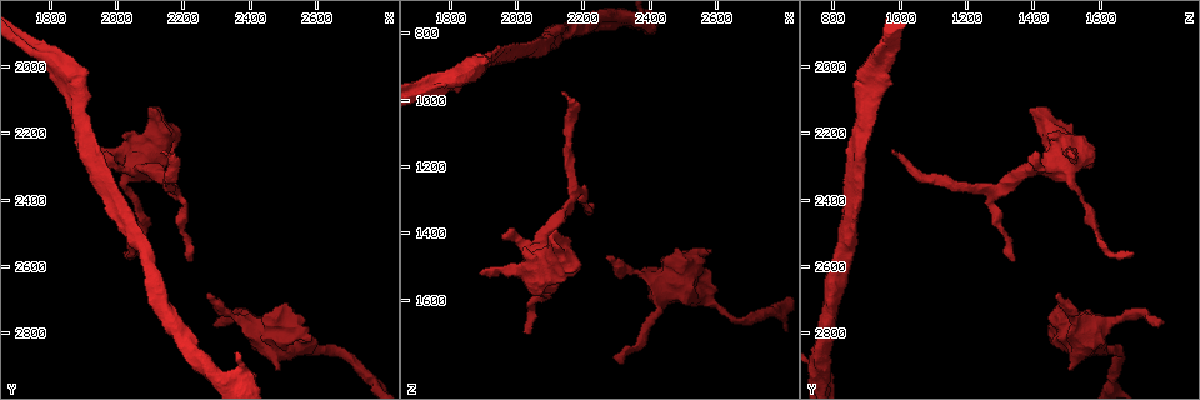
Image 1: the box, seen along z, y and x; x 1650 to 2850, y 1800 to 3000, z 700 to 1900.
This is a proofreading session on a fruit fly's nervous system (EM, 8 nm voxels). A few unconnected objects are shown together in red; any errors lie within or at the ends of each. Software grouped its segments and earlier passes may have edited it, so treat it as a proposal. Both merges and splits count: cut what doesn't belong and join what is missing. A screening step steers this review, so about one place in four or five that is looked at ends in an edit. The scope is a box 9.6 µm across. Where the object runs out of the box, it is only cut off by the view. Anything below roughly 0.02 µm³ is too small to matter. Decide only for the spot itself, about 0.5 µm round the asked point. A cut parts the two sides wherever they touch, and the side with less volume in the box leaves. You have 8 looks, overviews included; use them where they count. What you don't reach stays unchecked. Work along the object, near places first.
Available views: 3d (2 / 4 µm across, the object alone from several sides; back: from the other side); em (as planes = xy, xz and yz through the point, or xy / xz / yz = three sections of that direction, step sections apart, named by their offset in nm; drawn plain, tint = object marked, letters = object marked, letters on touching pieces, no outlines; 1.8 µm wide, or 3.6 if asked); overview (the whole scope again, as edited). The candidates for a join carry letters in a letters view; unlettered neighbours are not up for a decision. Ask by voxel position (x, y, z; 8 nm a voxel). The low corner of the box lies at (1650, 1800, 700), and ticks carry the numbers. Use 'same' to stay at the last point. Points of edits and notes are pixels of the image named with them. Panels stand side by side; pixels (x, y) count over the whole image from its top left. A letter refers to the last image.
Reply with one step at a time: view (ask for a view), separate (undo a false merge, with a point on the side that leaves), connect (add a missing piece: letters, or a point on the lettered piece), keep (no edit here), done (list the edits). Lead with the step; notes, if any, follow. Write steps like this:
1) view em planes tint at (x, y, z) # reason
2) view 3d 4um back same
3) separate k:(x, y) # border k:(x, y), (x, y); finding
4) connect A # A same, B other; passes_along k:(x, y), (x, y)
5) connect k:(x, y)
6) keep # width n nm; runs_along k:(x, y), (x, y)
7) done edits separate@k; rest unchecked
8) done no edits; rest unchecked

view em 3.6um planes letters at (2470, 2910, 1510) # free end

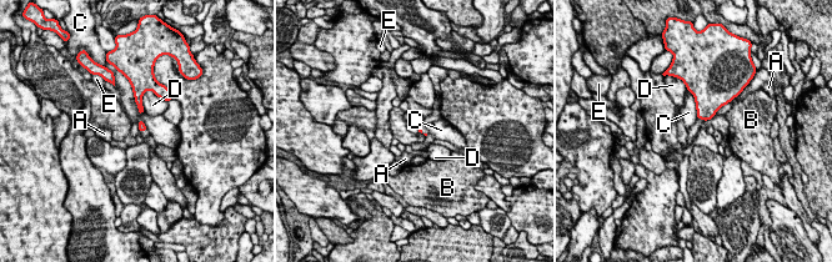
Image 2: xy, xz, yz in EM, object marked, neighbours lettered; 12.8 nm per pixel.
keep # longest_contact C 360 nm; A other, B other, C other, D other, E other; border 2:(131, 89), (140, 114); no lettered piece goes on from it

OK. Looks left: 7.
view em planes letters at (2300, 2770, 1760)

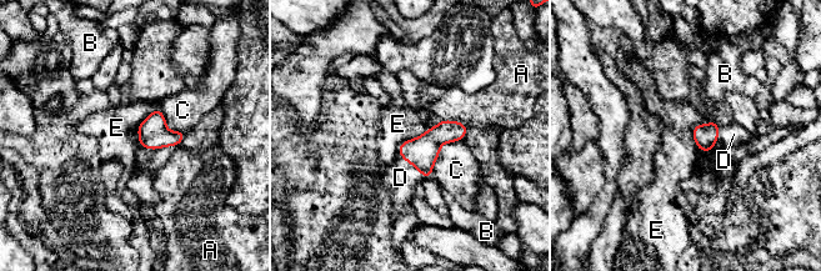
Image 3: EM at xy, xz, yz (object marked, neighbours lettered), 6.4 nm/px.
connect D # width 150 nm; A other, B other, C other, D same, E other; passes_along 3:(422, 151), (412, 165), (400, 177); it goes on there

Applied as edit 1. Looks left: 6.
view overview

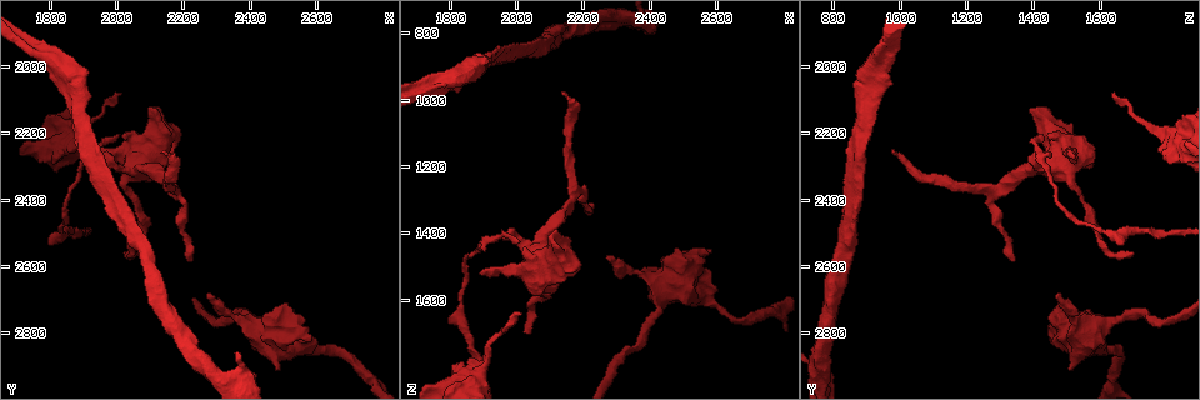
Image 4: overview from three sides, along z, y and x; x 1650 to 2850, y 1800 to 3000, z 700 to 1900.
view 3d 4um at (2020, 2560, 1700)

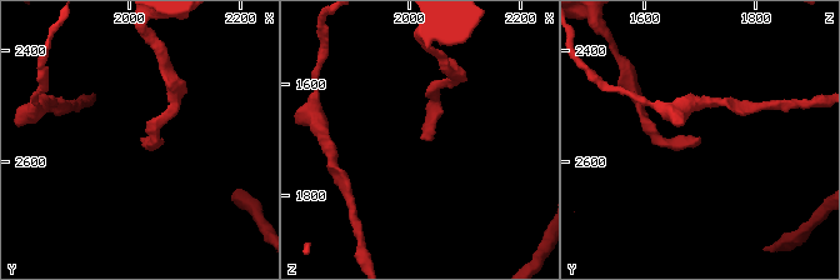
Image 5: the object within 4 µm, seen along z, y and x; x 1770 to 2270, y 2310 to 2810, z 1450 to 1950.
view em planes tint at (2020, 2560, 1695)

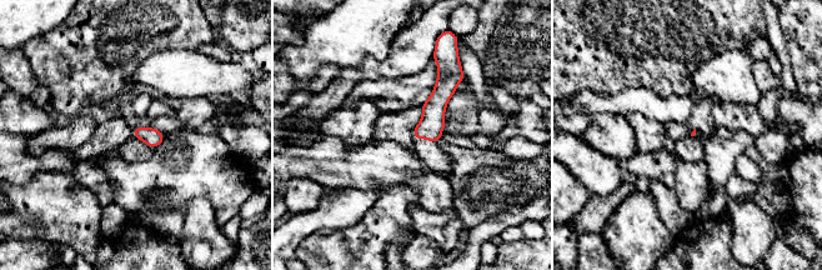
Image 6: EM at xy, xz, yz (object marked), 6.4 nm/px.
view em planes letters same

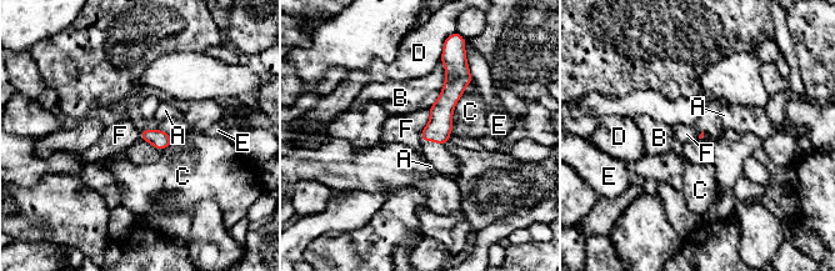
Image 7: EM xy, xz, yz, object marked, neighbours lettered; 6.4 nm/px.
keep # longest_contact B 340 nm; A other, B other, C other, D other, E other, F other; runs_along 7:(459, 71), (441, 119), (424, 136); no lettered piece goes on from it

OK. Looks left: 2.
done edits connect@3; rest unchecked

